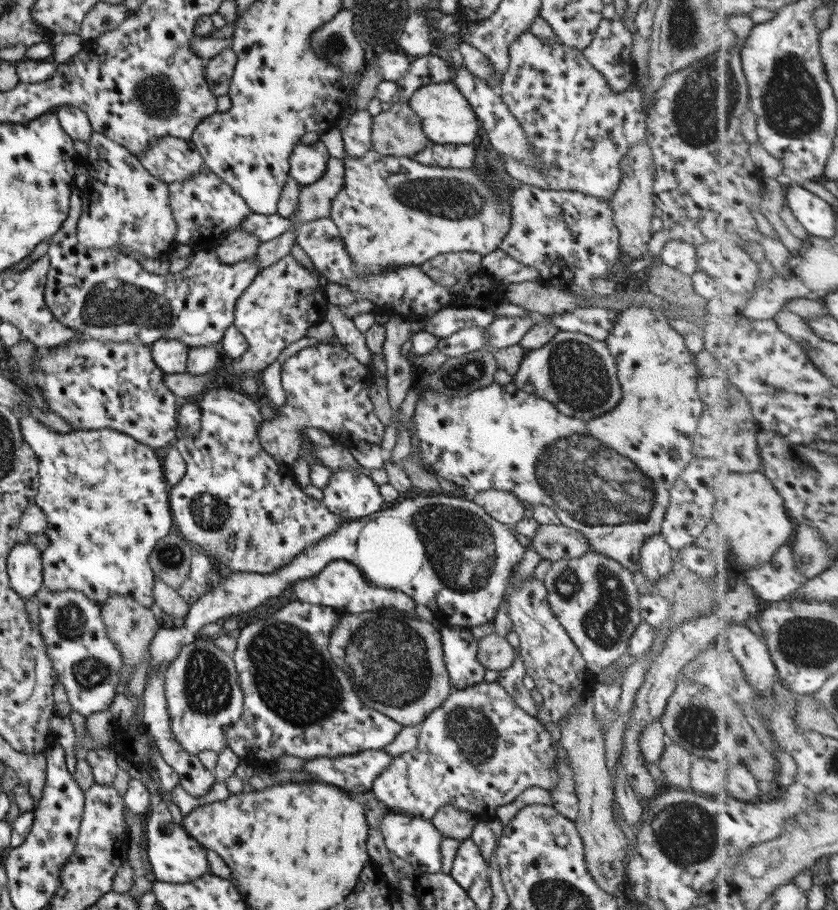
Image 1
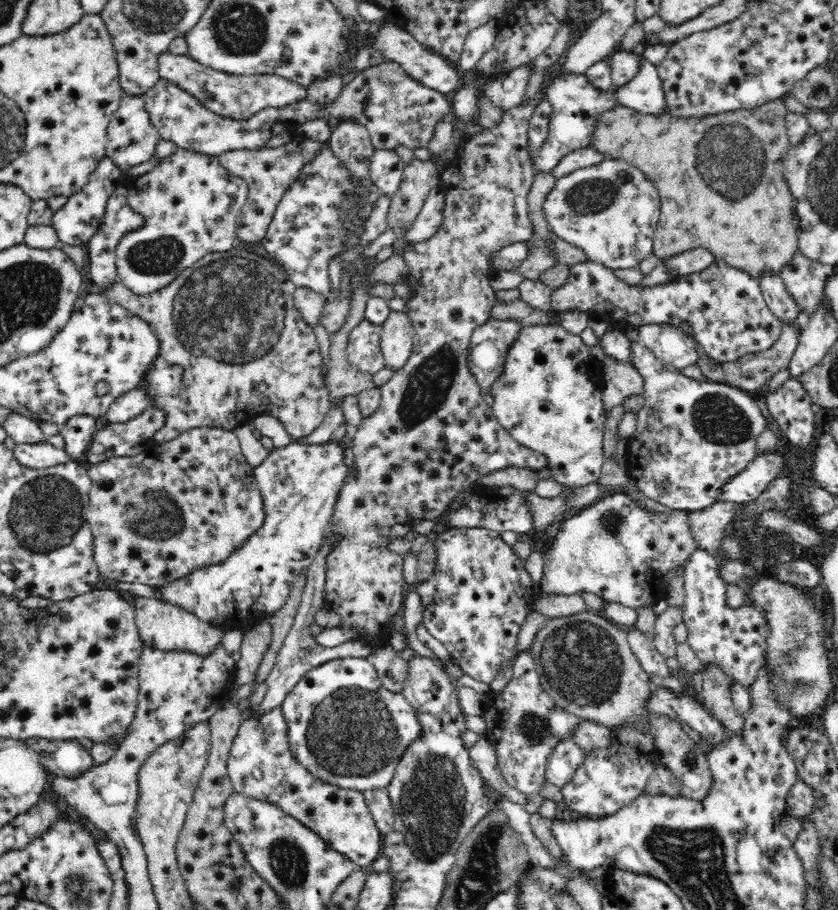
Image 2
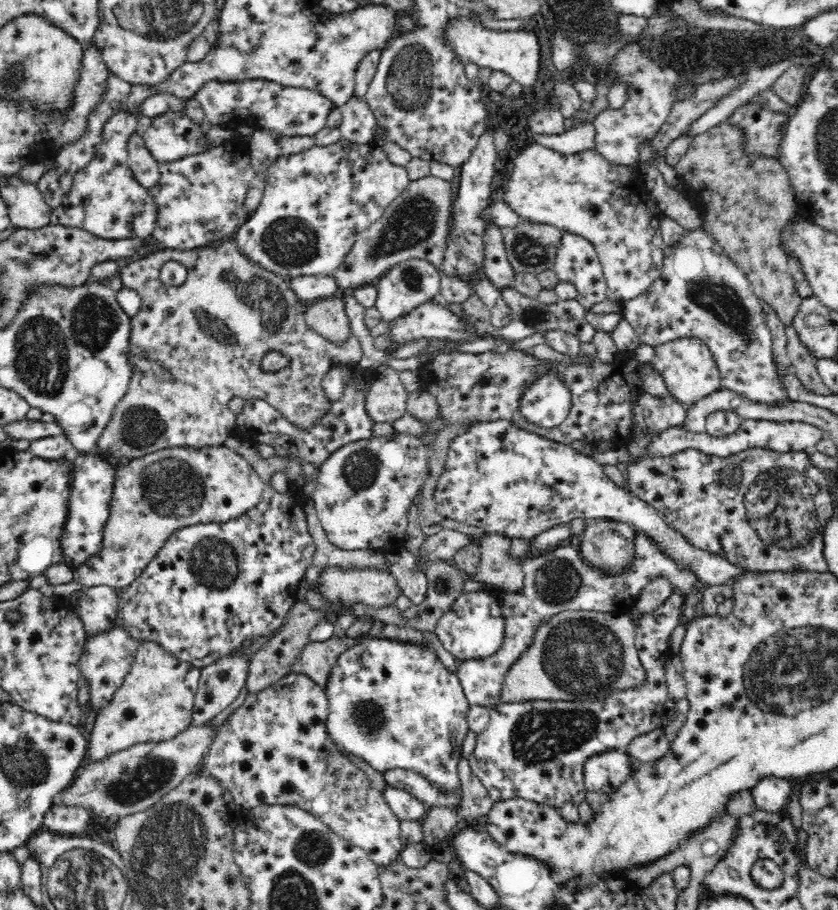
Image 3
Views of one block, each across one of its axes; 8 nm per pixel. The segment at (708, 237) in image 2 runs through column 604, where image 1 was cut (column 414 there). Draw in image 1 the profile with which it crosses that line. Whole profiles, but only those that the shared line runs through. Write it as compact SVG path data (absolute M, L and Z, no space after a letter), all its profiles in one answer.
M407 103L391 106L372 116L370 144L382 156L413 157L429 146L422 122Z

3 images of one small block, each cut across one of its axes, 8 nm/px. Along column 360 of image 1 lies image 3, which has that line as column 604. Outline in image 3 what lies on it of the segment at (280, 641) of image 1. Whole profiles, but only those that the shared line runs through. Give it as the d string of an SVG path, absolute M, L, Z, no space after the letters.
M676 591L672 593L672 596L670 596L664 604L661 604L658 608L650 610L647 614L639 614L635 609L628 612L628 616L633 620L633 627L635 628L635 647L638 649L639 658L641 659L641 663L646 671L645 681L641 687L628 689L626 691L614 691L605 701L572 701L567 699L564 701L528 700L524 702L500 703L494 707L489 707L490 722L484 732L477 734L475 749L472 751L472 754L468 756L467 761L469 762L469 766L472 767L474 775L476 775L476 777L480 779L480 782L487 788L488 794L495 803L520 797L524 800L534 801L538 804L552 805L552 807L556 809L559 809L566 803L572 803L572 805L578 807L579 804L584 801L584 794L587 792L587 789L584 786L583 767L588 759L594 757L596 754L600 754L600 752L623 750L624 746L630 743L632 739L637 736L642 736L647 732L652 732L652 730L656 730L660 727L664 704L669 699L665 666L668 660L672 658L672 654L670 654L668 638L670 638L670 634L672 634L674 628L676 628L676 626L681 622L681 611L685 607L683 603L684 596L682 596L680 592Z

